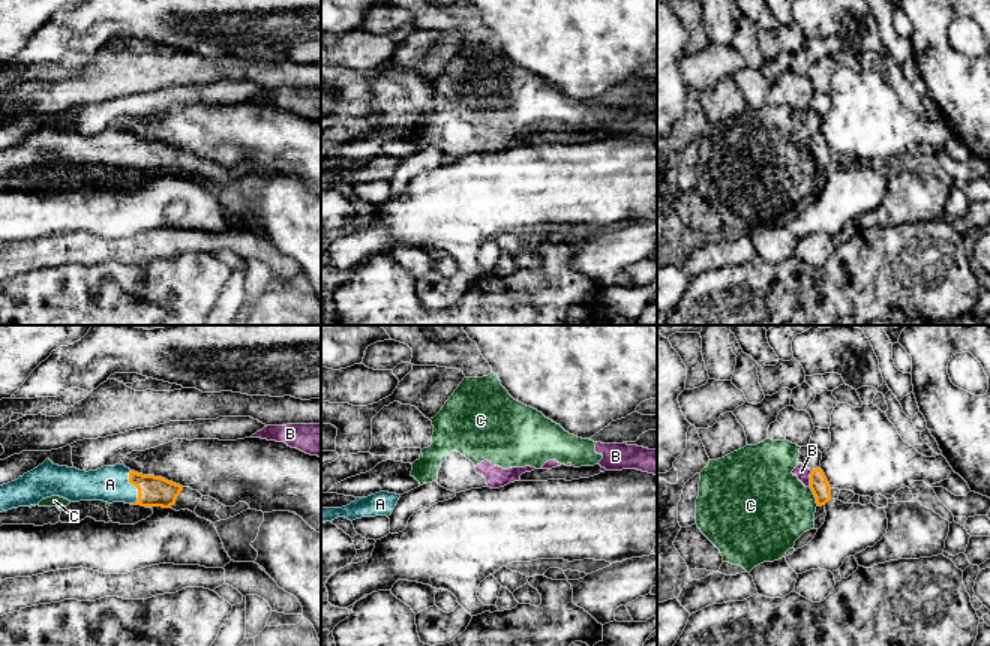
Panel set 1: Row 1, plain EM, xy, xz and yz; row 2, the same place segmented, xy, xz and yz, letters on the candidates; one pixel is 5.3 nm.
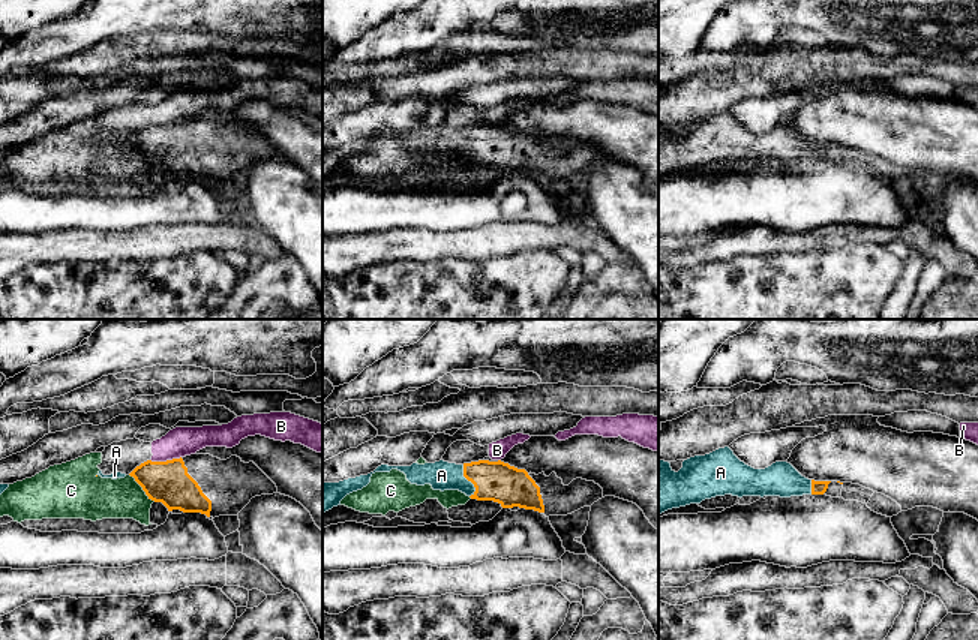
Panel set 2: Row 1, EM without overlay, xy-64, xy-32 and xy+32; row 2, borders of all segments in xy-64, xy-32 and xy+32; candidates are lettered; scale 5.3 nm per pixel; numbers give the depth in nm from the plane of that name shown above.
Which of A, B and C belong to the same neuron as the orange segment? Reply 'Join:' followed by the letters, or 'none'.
Join: A

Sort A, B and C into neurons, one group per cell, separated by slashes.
A / B C

